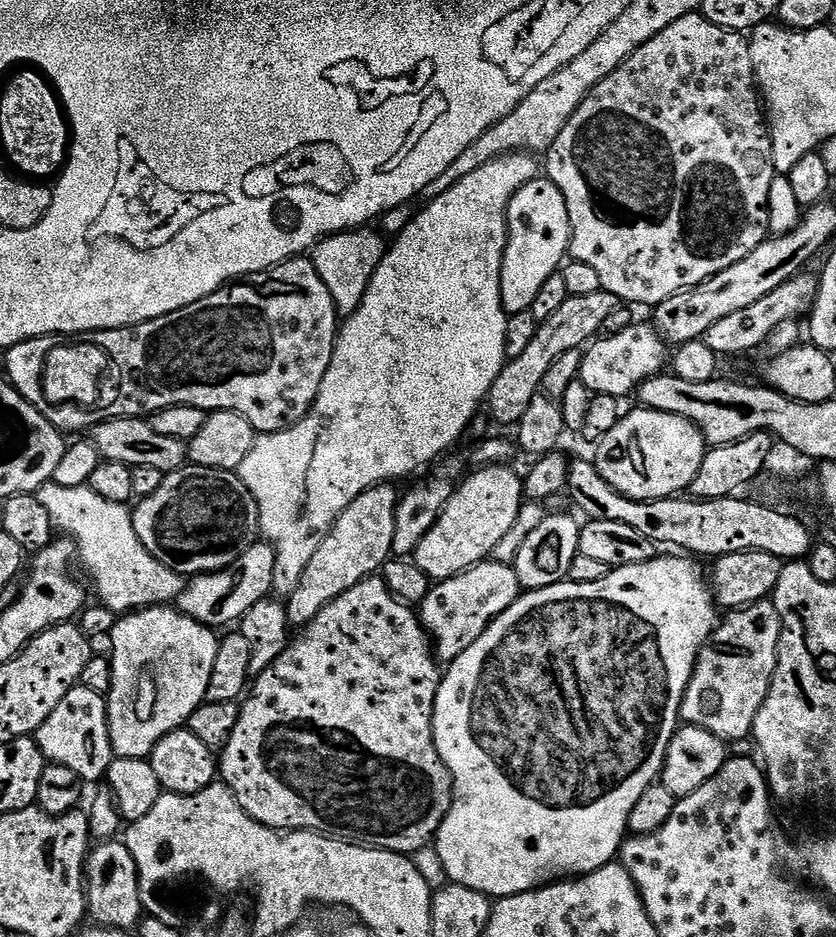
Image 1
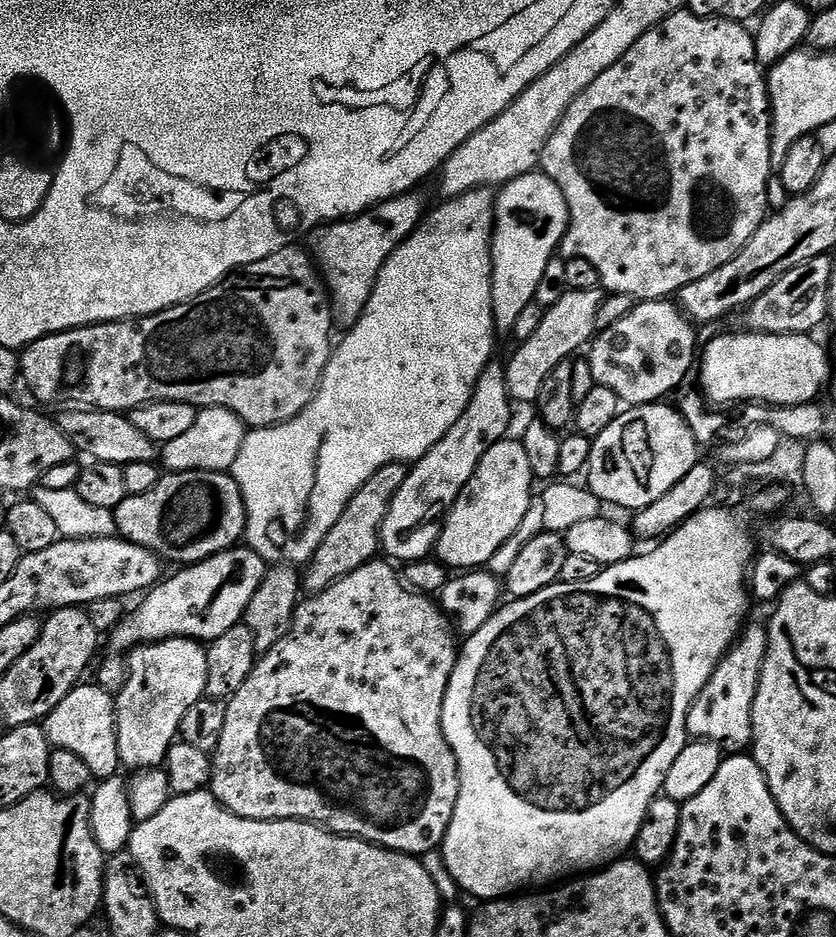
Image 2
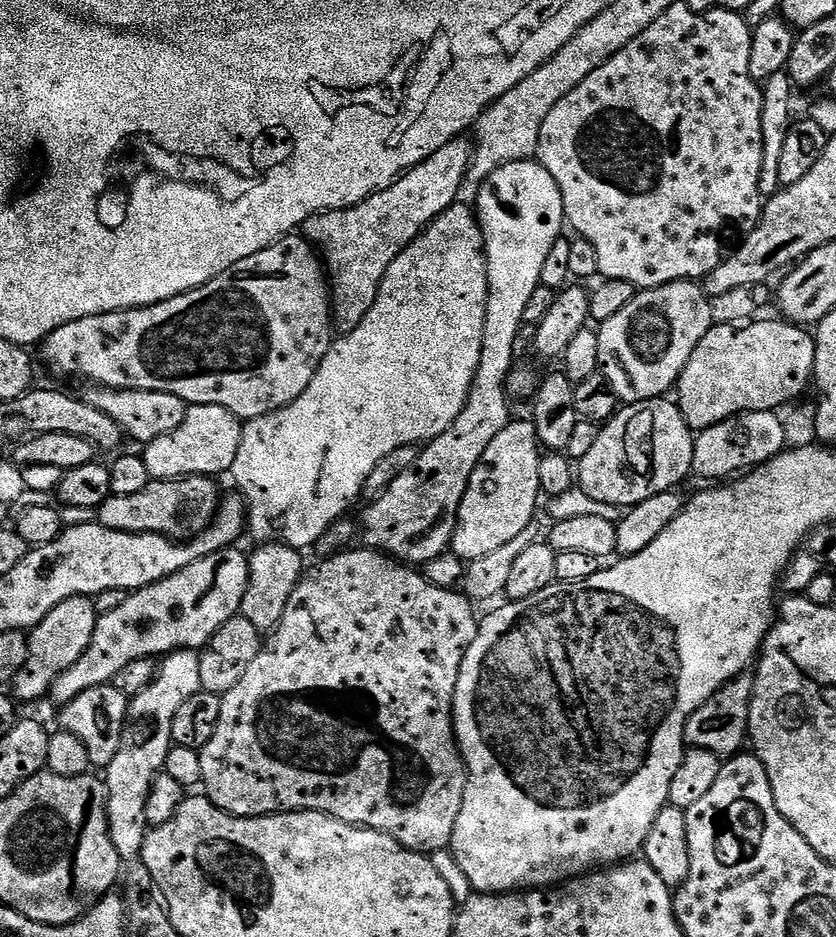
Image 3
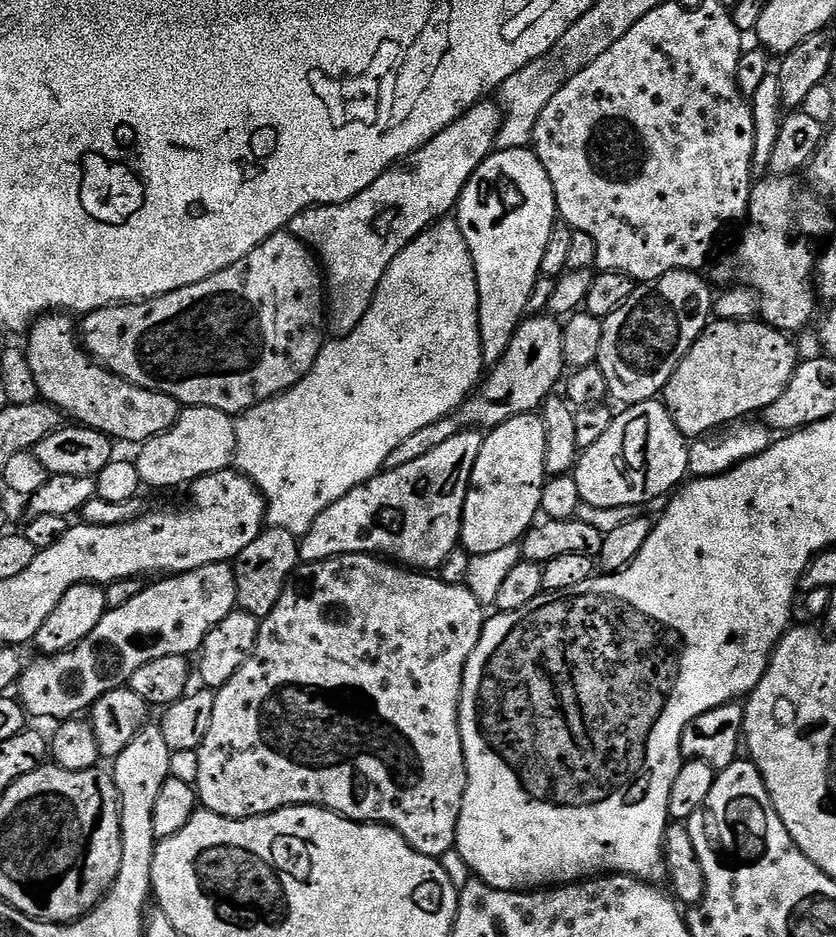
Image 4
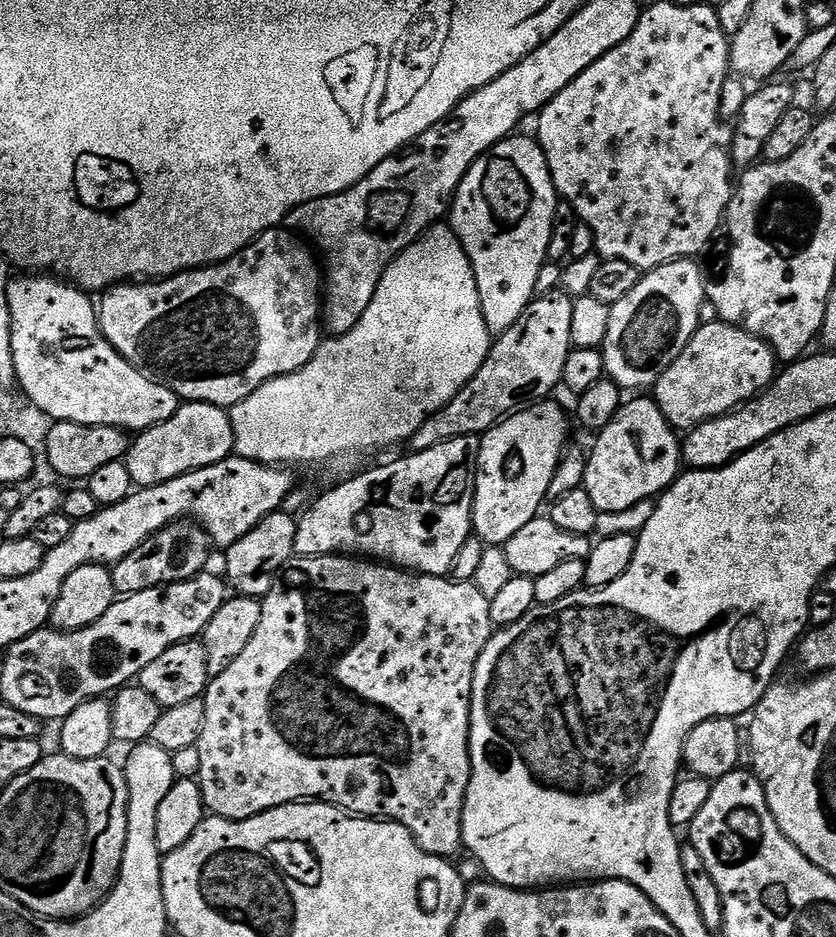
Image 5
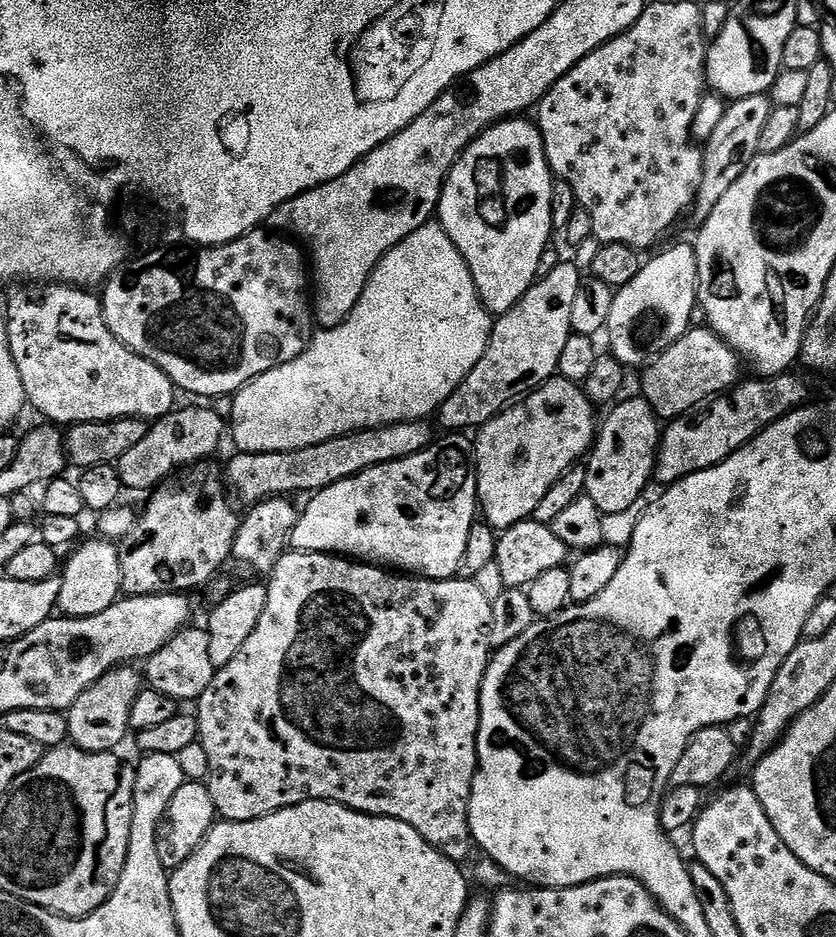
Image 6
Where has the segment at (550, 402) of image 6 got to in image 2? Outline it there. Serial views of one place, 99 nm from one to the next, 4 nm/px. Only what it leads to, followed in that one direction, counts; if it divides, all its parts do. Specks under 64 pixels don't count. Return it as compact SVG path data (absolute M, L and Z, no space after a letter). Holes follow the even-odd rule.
M505 438L490 446L486 454L478 462L478 470L466 482L462 494L454 502L454 506L448 511L448 517L444 520L444 529L438 538L434 549L435 559L442 561L449 570L480 570L485 567L497 554L502 545L515 534L522 520L526 518L526 512L530 509L534 495L534 477L530 470L530 458L526 455L526 446L519 439Z

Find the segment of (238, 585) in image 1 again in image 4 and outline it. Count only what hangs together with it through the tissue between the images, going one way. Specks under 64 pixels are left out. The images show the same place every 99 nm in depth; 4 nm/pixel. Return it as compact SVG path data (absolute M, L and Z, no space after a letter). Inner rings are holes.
M231 563L202 566L198 570L172 574L152 583L134 598L130 598L126 606L109 608L102 622L98 622L98 626L94 626L94 630L90 630L90 634L86 634L82 642L78 642L70 650L58 653L57 656L41 655L40 660L34 661L29 668L27 665L21 671L18 699L29 717L41 716L44 720L63 722L87 713L92 703L102 698L102 694L125 687L138 666L146 666L146 662L154 658L191 657L199 653L206 634L210 634L214 625L222 622L222 618L226 618L226 614L230 614L237 607L236 574Z

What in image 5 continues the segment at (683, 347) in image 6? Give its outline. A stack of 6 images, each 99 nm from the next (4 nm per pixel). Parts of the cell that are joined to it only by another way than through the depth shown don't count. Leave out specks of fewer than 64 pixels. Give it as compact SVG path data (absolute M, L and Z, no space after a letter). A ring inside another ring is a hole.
M701 323L690 338L686 350L682 350L682 354L674 358L672 365L664 371L662 378L658 378L654 386L656 405L662 410L669 424L677 430L691 430L710 418L718 418L722 414L733 412L745 400L753 400L758 393L769 388L778 375L776 351L765 340L736 324L715 323Z

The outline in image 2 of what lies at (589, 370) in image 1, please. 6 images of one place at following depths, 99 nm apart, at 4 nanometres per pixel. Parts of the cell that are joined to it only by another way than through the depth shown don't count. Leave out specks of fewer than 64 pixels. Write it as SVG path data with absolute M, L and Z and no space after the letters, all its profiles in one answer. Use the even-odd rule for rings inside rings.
M671 299L637 303L621 321L601 331L587 349L586 359L592 371L593 381L606 386L606 390L614 390L614 394L618 394L618 398L628 406L663 401L687 378L691 368L693 371L694 361L698 356L695 330L697 331L693 321L685 318L681 309Z

